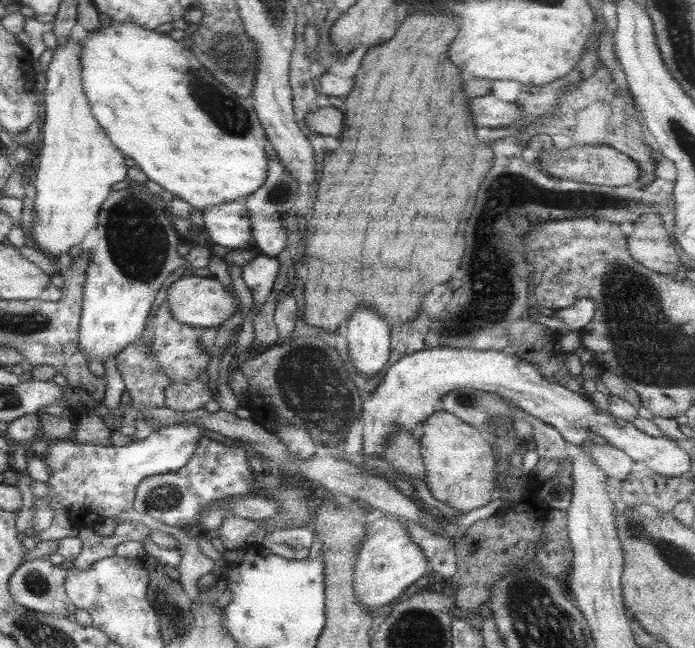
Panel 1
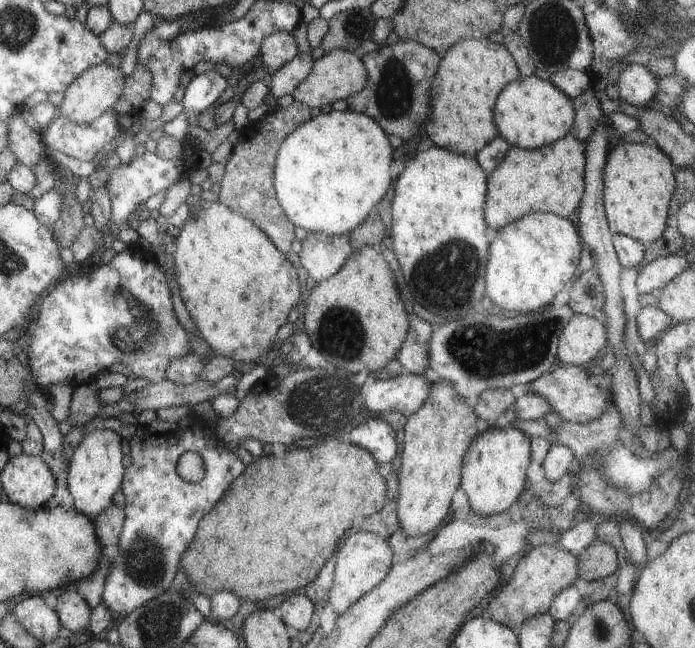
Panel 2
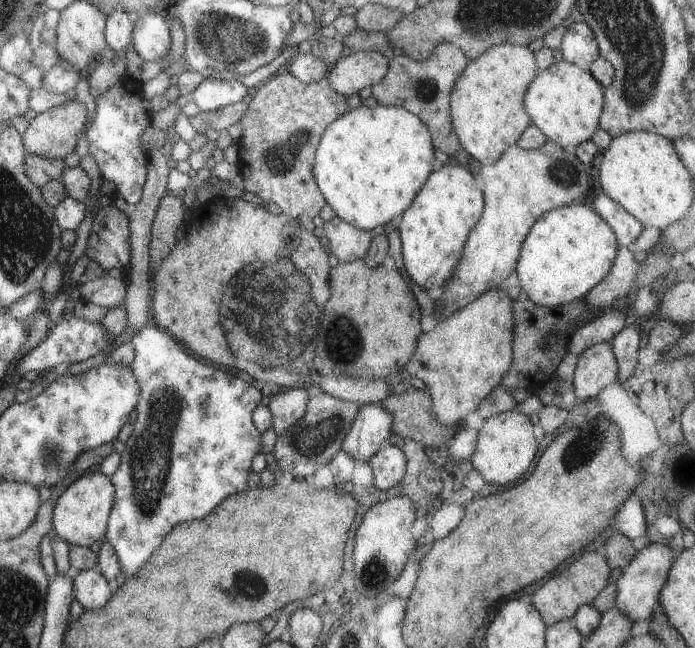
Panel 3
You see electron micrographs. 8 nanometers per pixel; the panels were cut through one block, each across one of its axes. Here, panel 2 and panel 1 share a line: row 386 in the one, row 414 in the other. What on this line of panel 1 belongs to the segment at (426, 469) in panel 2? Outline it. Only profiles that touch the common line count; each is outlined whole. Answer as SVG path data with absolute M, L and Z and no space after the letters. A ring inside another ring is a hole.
M440 410L424 422L419 440L427 487L436 500L460 510L460 514L486 506L498 496L495 452L480 433L454 414Z

